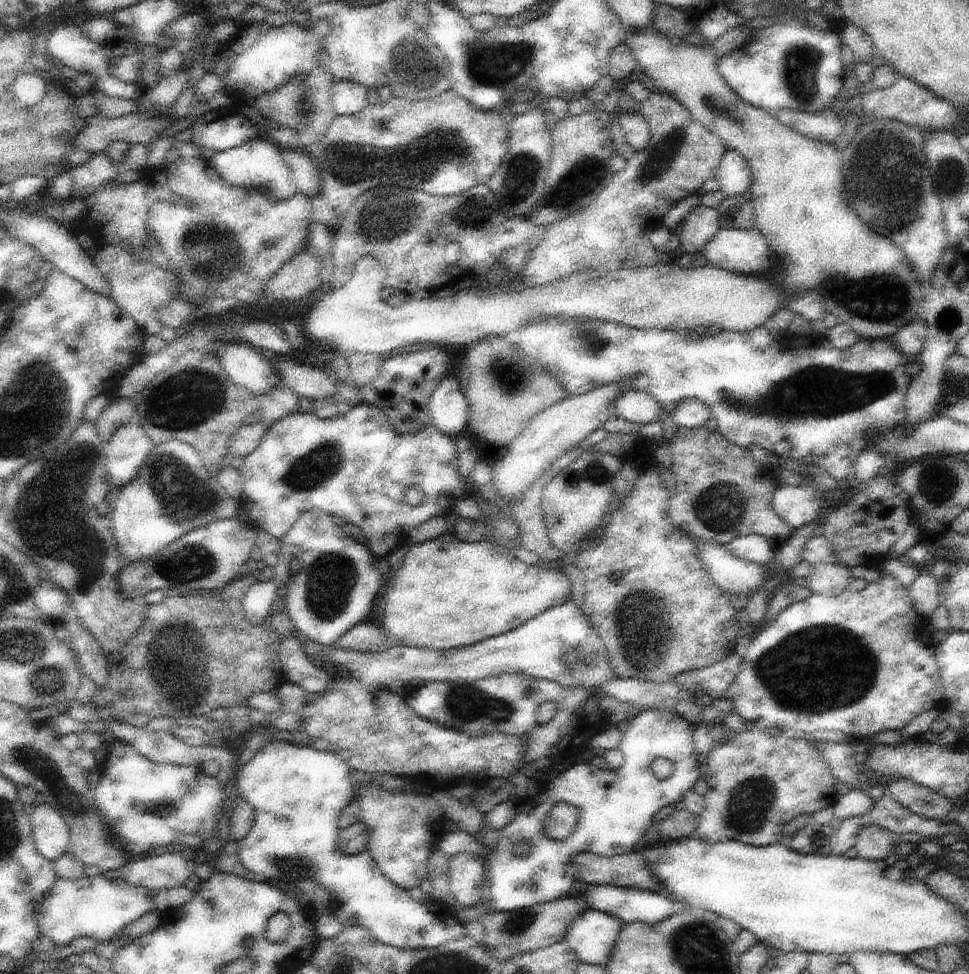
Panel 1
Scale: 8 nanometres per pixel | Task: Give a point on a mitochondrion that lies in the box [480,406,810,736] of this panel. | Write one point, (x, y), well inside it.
(718, 508)

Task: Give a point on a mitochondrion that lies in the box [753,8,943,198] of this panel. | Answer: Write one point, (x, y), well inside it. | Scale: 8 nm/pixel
(801, 64)

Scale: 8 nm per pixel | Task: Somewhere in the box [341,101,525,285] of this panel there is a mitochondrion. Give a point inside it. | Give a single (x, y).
(392, 214)

